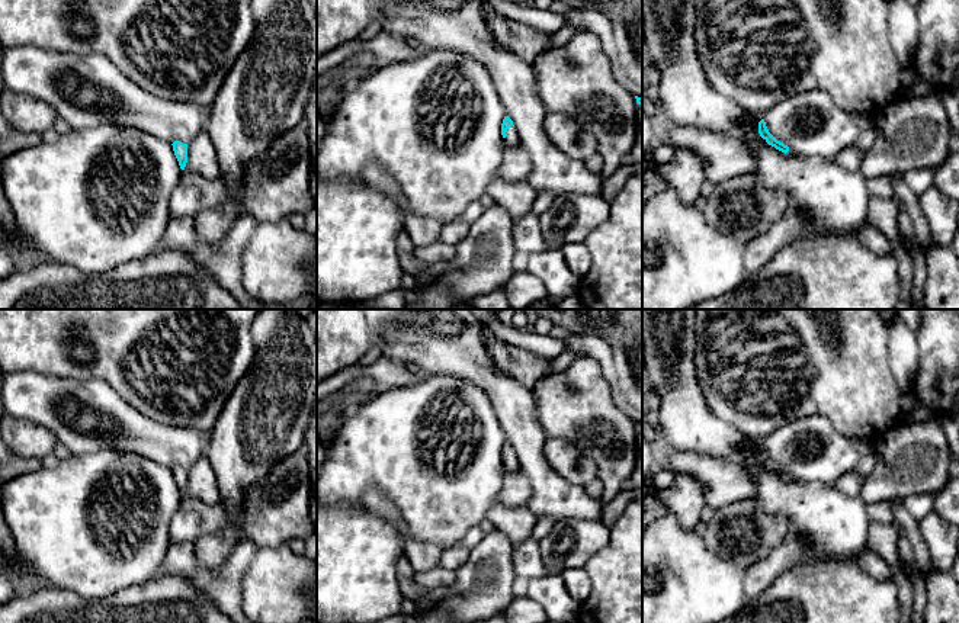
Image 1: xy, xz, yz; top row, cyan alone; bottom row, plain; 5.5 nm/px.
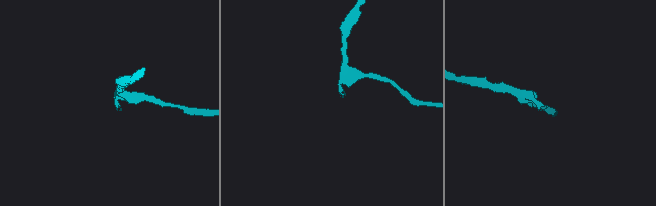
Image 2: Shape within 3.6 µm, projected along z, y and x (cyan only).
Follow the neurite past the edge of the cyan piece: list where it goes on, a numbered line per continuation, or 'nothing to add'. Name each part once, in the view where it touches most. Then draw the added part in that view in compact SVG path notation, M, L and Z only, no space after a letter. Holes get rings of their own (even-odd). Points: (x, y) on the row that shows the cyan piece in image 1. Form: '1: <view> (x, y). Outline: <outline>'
1: xz (512, 138). Outline: M514 125L509 128L506 134L507 137L503 138L504 145L511 145L511 147L520 145L520 139L519 139L517 129Z

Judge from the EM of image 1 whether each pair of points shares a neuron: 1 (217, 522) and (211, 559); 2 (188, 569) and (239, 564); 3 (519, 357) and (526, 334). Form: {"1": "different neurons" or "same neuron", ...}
{"1": "different neurons", "2": "same neuron", "3": "different neurons"}

